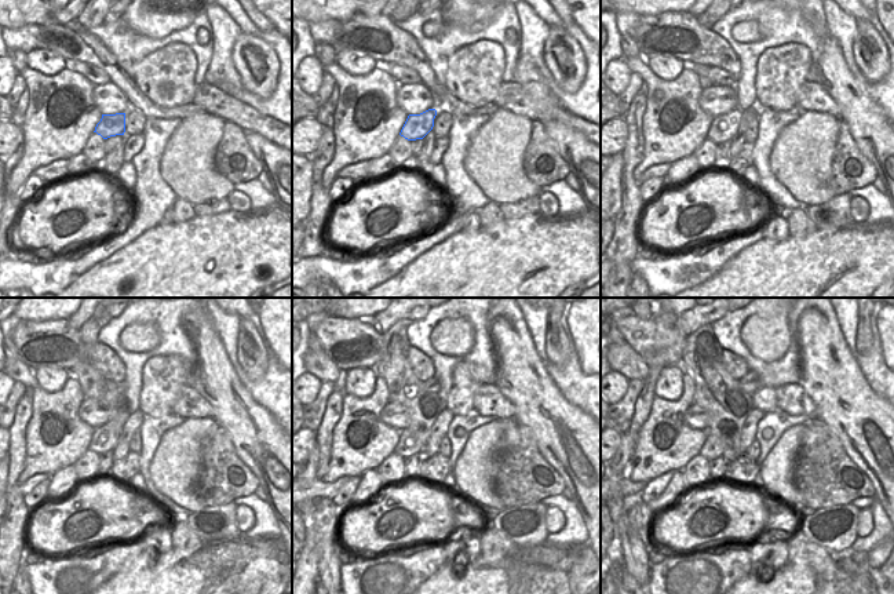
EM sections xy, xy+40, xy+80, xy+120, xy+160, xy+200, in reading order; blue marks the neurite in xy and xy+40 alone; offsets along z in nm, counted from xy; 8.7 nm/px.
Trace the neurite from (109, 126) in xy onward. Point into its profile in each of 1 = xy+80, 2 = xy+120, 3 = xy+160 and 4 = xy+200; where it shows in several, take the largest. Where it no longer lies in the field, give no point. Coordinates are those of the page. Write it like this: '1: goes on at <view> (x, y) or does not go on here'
1: goes on at xy+80 (723, 127)
2: goes on at xy+120 (105, 437)
3: goes on at xy+160 (408, 444)
4: goes on at xy+200 (712, 448)

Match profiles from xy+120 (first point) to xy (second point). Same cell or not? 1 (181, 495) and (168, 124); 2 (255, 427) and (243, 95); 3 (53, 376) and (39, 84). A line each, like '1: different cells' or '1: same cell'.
1: different cells
2: different cells
3: different cells

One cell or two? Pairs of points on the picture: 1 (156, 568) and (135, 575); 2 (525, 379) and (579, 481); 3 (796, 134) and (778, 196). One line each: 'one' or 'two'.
1: one
2: one
3: two

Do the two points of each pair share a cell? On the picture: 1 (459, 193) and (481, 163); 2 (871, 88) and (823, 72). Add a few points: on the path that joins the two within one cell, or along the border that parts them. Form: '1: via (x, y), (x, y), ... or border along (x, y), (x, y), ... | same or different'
1: border along (470, 145), (464, 159), (464, 170), (491, 200) | different
2: border along (863, 84), (864, 90), (879, 106) | different

